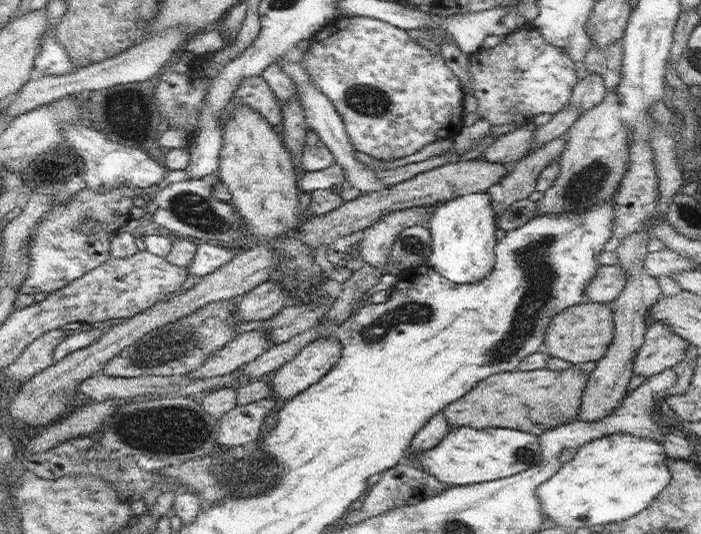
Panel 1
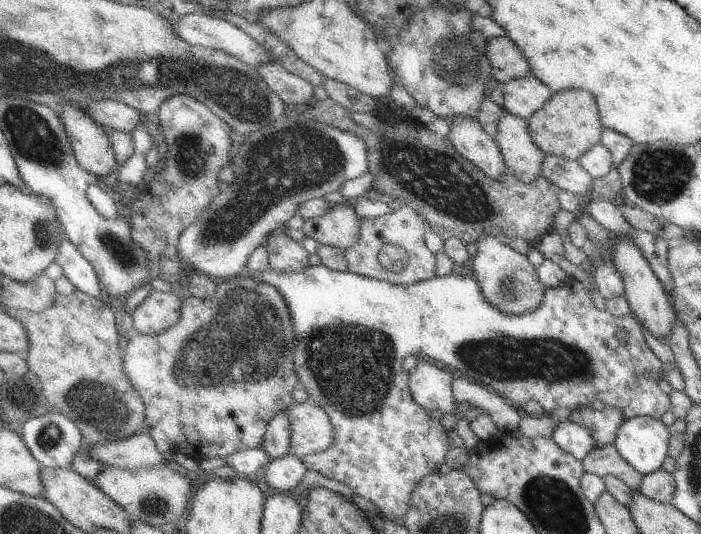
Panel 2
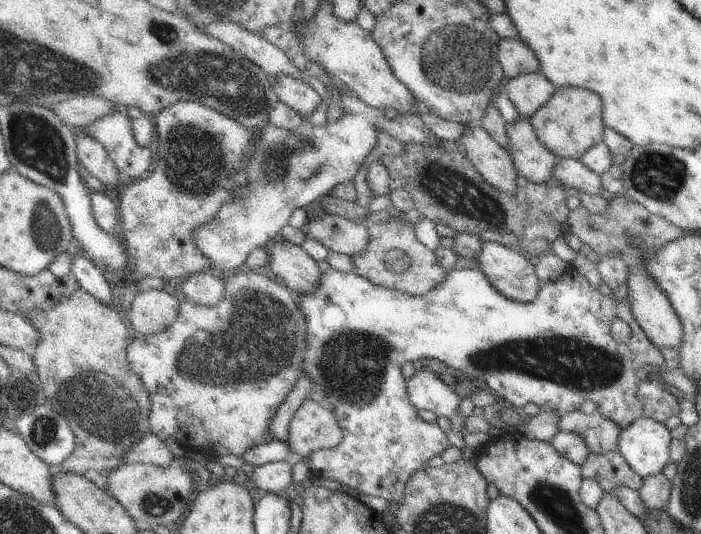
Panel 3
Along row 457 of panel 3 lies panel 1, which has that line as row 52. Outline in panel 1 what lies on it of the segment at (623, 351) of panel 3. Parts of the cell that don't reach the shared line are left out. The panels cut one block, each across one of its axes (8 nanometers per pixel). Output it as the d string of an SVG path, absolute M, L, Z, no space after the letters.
M339 16L331 24L324 26L320 32L307 42L309 48L308 52L305 52L301 56L302 64L307 68L307 72L309 72L312 80L324 92L324 95L330 100L330 103L342 117L346 133L348 133L355 150L369 154L372 158L377 158L378 160L392 161L392 158L397 159L416 154L423 146L431 142L436 142L438 139L450 139L456 136L463 125L470 120L463 106L465 93L462 86L460 86L460 80L444 63L442 55L434 54L428 48L418 44L417 40L410 38L408 32L402 28L397 28L392 24L386 23L384 20L377 20L368 16Z

